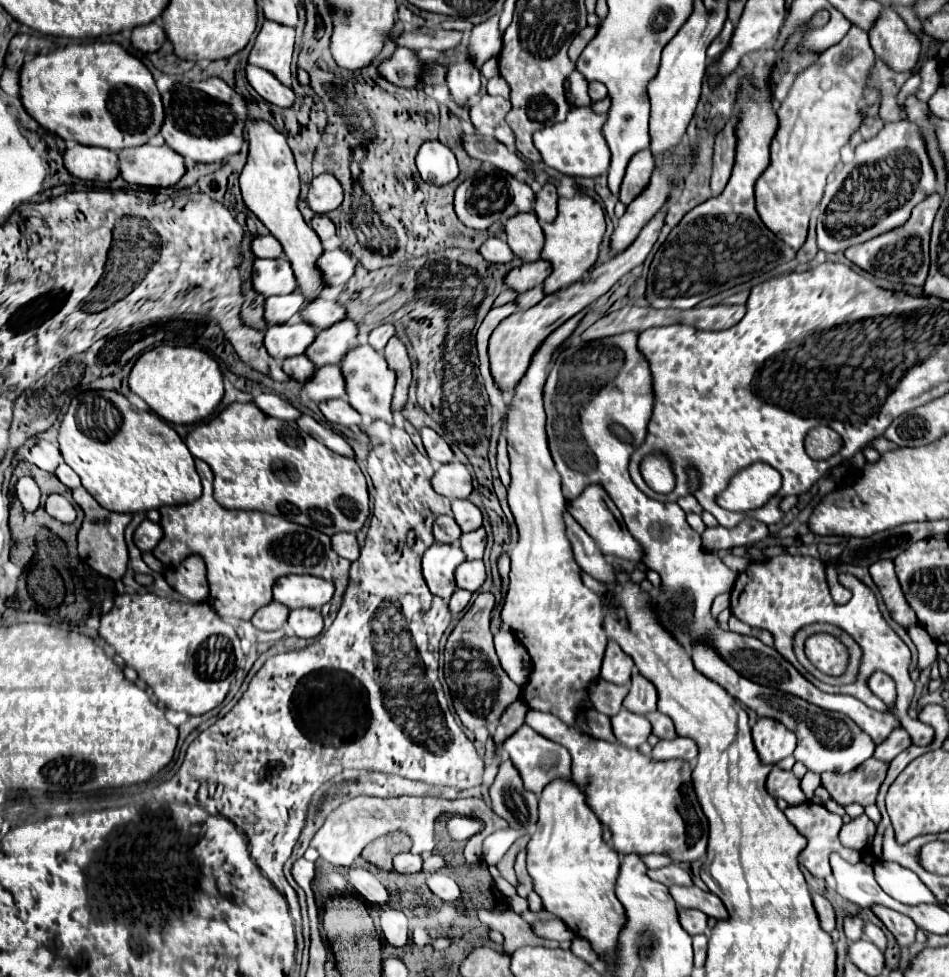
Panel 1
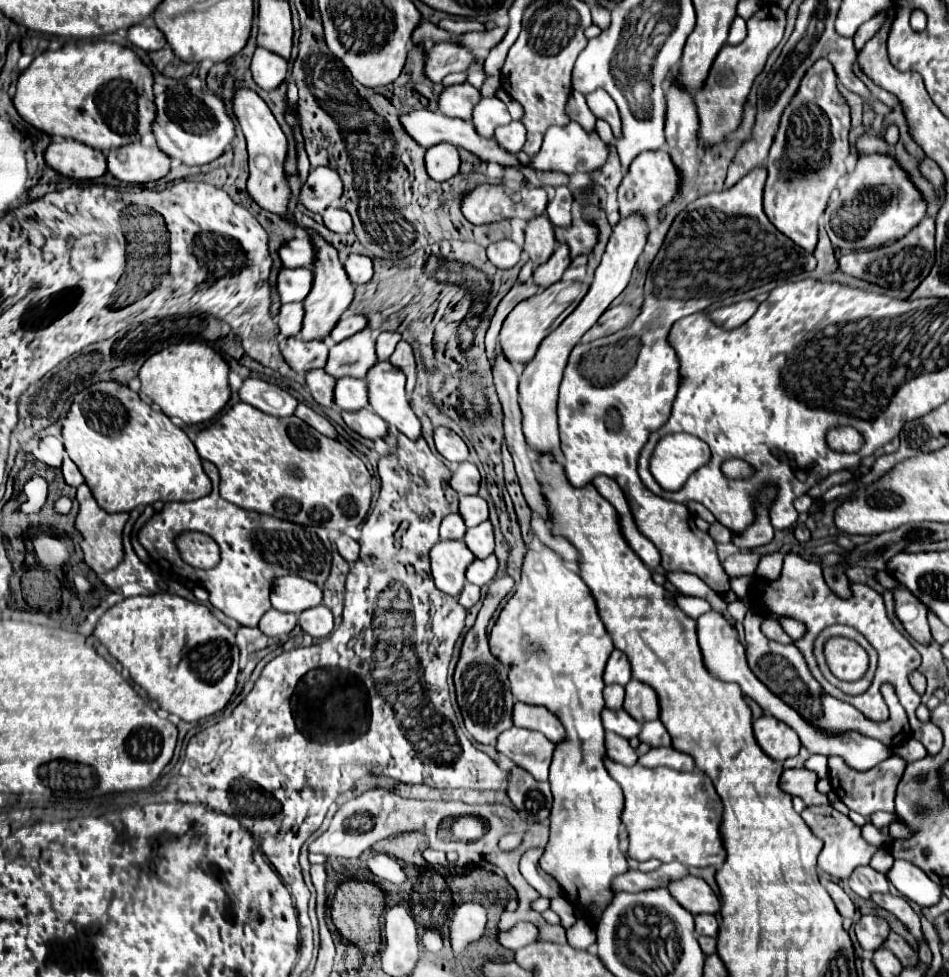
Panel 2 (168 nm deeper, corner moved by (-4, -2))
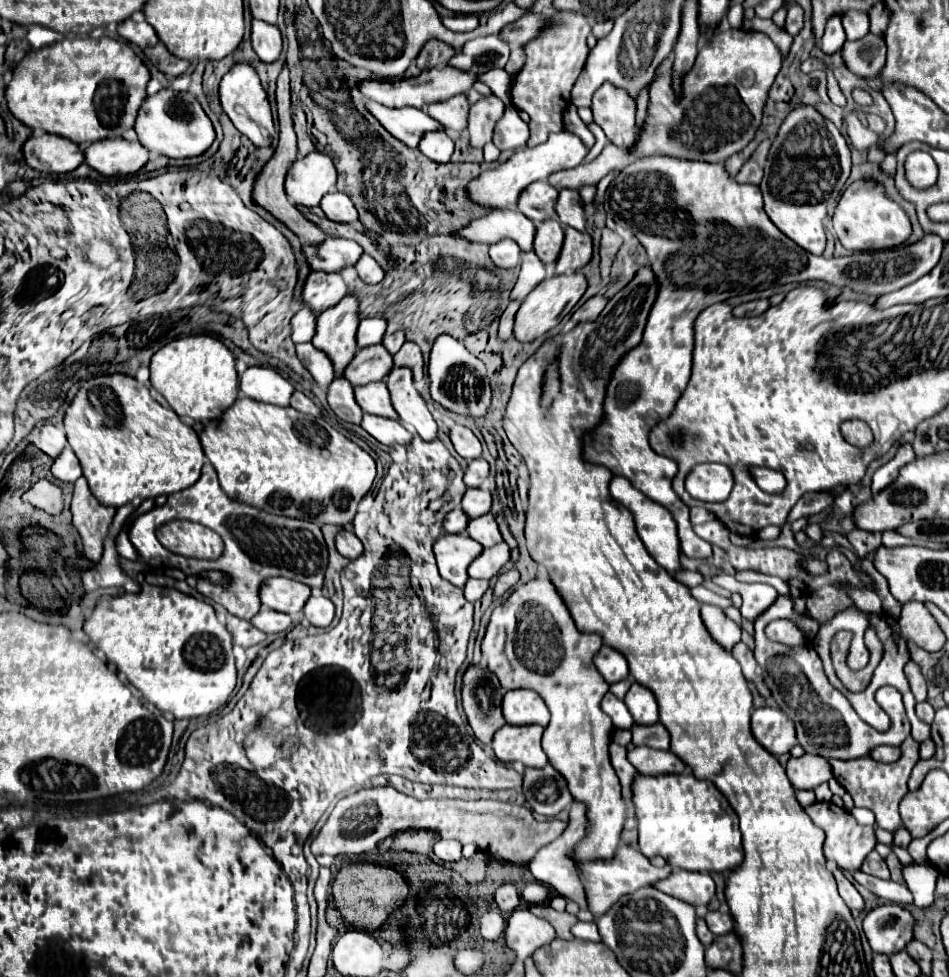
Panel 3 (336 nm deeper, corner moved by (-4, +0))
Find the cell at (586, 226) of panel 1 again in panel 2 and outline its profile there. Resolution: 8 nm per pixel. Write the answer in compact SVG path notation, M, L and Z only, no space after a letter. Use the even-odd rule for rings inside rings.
M573 219L569 227L555 227L555 239L557 243L567 243L571 251L571 259L579 255L589 255L599 239L599 229L595 221L587 219Z

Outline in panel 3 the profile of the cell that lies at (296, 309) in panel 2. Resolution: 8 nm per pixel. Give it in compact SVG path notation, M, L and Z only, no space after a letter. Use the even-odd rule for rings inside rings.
M303 307L291 321L293 329L293 341L295 343L307 343L315 335L315 313L311 313L309 307Z

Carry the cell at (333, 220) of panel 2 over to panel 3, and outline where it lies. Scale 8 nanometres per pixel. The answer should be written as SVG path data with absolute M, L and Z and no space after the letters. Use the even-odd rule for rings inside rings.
M339 191L327 193L327 197L323 197L321 201L321 209L335 223L355 223L359 219L353 201Z

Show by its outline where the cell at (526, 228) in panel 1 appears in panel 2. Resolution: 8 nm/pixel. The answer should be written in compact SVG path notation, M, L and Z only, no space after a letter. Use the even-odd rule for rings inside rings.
M537 215L535 219L527 221L523 251L529 255L533 265L541 265L553 255L555 235L553 235L553 225L545 215Z

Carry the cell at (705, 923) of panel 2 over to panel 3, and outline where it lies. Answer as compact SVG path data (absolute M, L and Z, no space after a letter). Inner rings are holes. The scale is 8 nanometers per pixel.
M707 911L705 921L707 921L707 927L711 929L713 935L723 935L723 933L733 931L733 917L723 915L721 911Z

